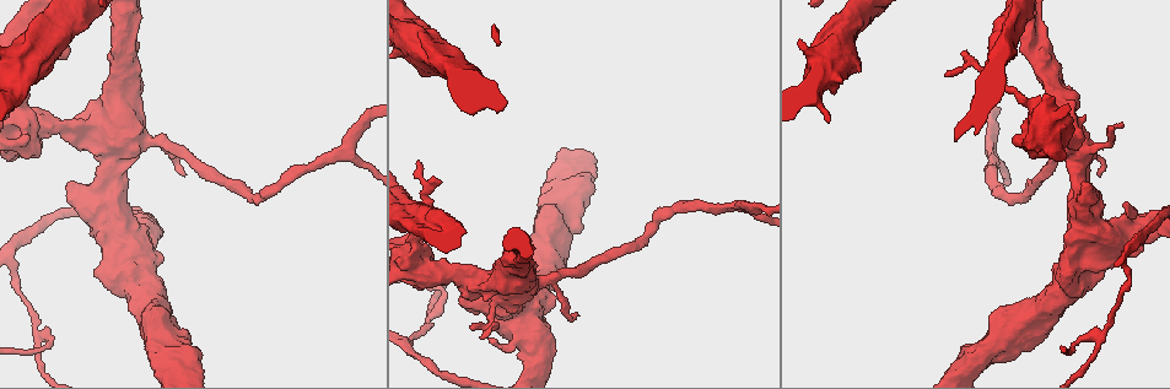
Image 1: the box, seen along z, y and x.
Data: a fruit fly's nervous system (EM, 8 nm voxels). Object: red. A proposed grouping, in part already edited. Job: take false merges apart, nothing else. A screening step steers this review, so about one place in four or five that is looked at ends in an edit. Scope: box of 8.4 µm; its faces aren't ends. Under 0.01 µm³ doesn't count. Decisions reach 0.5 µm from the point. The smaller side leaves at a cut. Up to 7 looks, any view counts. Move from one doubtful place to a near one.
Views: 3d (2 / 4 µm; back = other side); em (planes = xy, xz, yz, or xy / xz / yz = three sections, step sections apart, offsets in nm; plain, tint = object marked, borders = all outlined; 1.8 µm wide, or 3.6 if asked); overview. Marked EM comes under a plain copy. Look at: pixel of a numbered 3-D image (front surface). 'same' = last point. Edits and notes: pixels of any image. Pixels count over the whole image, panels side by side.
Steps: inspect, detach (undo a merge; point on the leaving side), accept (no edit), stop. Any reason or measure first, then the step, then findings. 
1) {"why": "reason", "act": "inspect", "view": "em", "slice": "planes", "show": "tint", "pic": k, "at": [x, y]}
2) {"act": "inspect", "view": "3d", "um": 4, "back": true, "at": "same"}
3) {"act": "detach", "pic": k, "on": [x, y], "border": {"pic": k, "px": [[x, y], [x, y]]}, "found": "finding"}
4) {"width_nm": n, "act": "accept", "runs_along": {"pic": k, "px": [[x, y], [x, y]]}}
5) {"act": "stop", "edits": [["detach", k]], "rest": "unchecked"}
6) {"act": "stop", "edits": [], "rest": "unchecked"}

{"why": "two arms in line, one across", "act": "inspect", "view": "em", "um": 3.6, "slice": "xz", "step": 8, "show": "tint", "pic": 1, "at": [38, 334]}

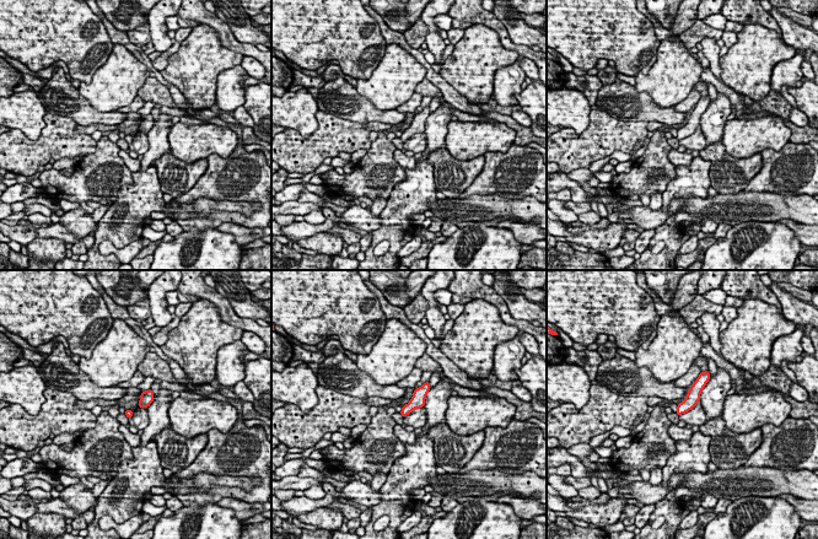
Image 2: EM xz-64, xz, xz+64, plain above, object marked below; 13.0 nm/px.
{"why": "another direction", "act": "inspect", "view": "em", "um": 3.6, "slice": "planes", "show": "tint", "at": "same"}

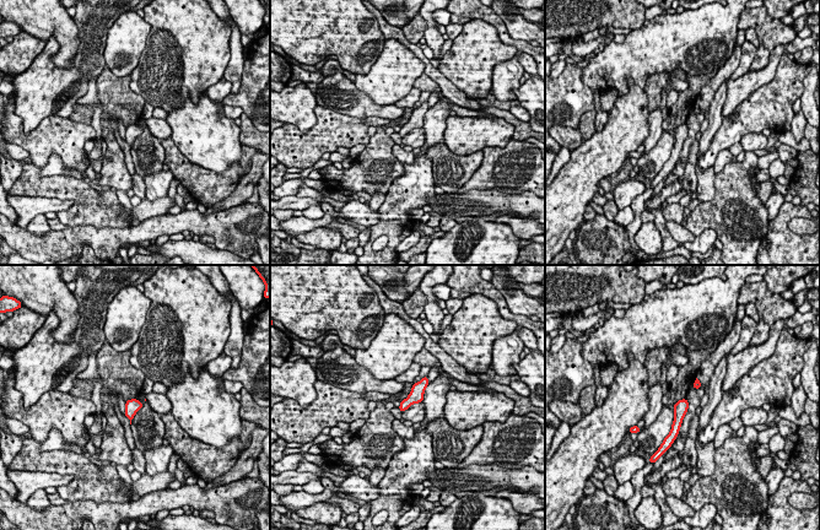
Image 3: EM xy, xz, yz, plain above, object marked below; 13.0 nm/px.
{"width_nm": 180, "act": "accept", "found": "all the same neuron"}

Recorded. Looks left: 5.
{"why": "a narrow waist", "act": "inspect", "view": "em", "slice": "yz", "step": 4, "show": "tint", "pic": 1, "at": [113, 174]}

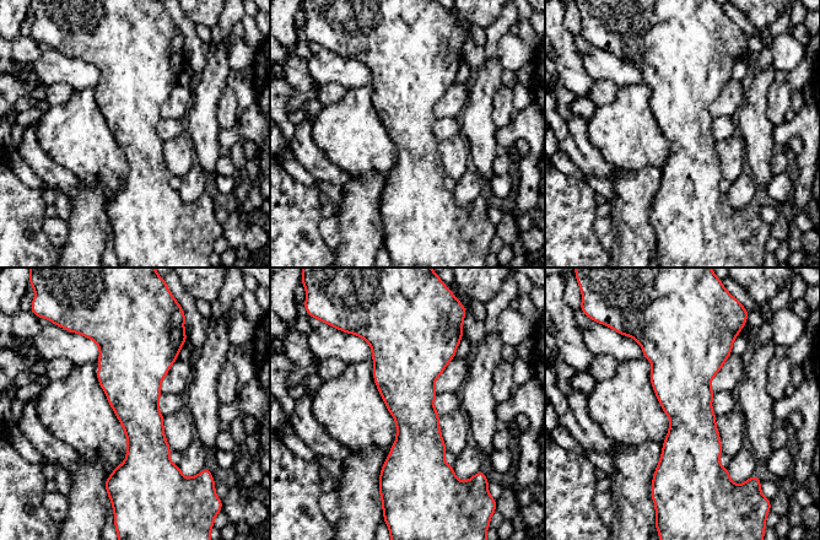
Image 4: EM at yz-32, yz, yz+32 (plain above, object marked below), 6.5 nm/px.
{"why": "another direction", "act": "inspect", "view": "em", "slice": "planes", "show": "tint", "at": "same"}

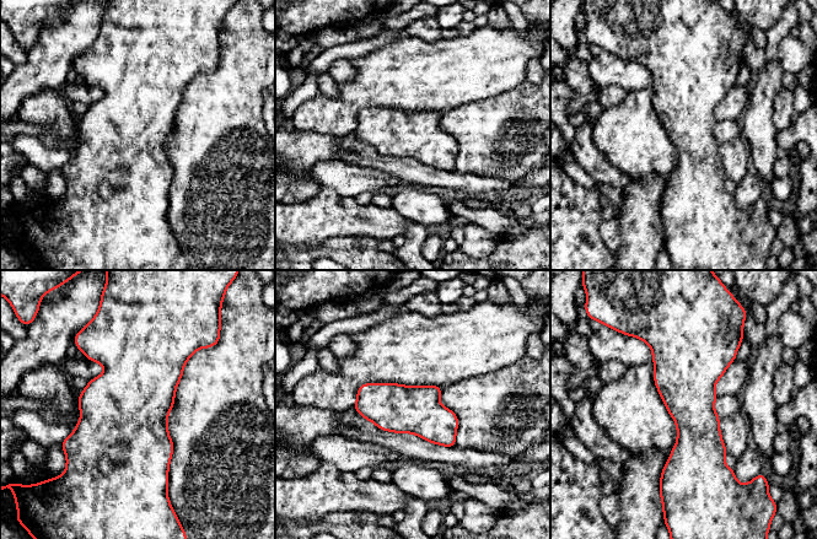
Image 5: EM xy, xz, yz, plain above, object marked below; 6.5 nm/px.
{"width_nm": 320, "act": "accept", "found": "one neuron here"}

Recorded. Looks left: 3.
{"why": "three arms meet", "act": "inspect", "view": "em", "slice": "xz", "step": 4, "show": "tint", "pic": 1, "at": [996, 78]}

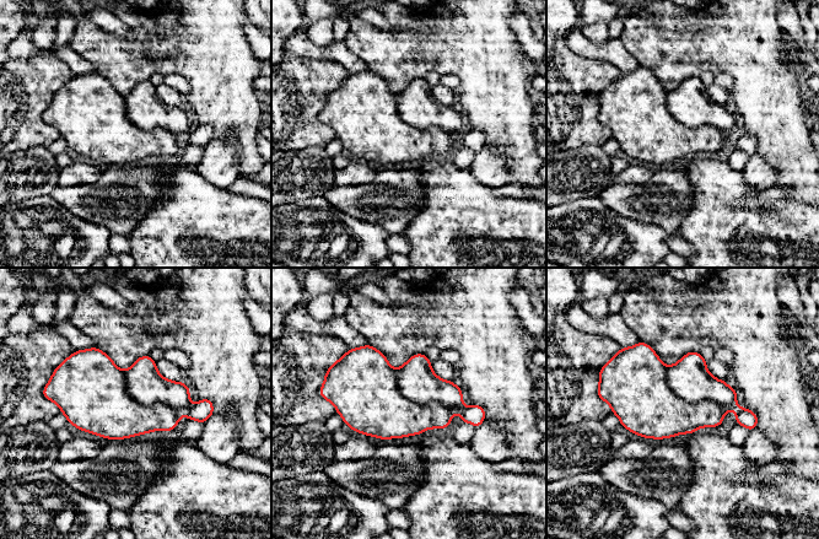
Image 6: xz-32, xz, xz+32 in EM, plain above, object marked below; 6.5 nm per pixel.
{"width_nm": 460, "act": "detach", "pic": 6, "on": [150, 402], "found": "two neurons meet here"}

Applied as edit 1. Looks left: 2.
{"act": "stop", "edits": [["detach", 6]], "rest": "unchecked"}

